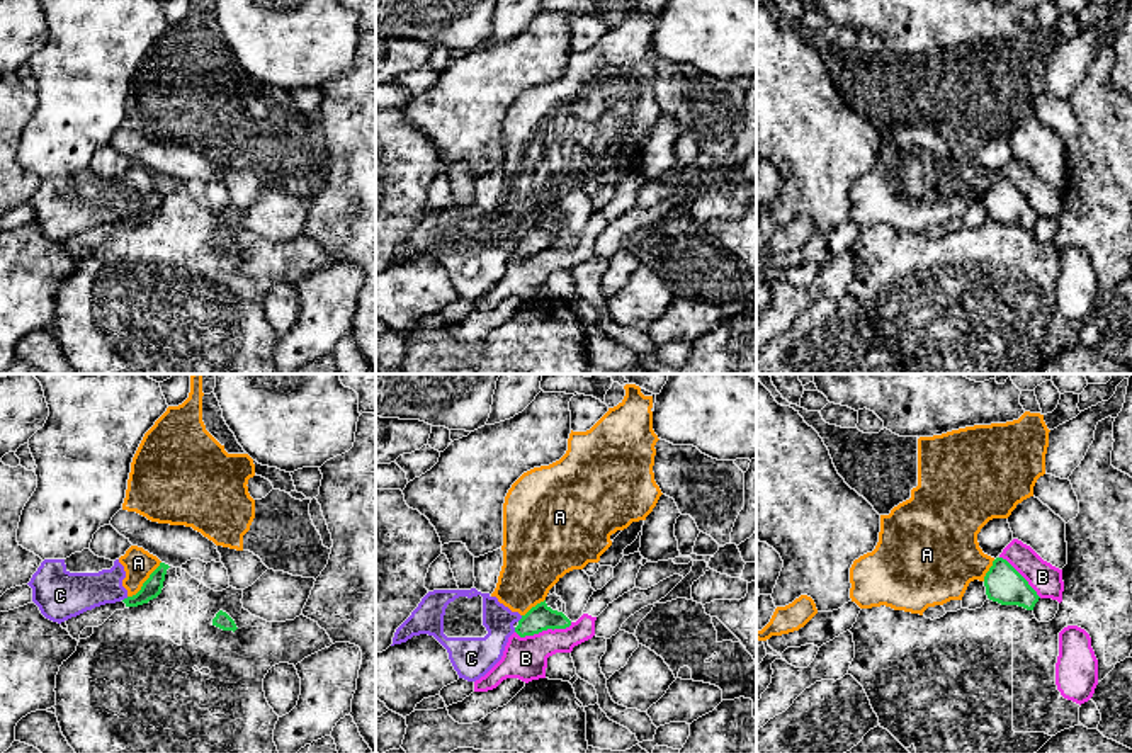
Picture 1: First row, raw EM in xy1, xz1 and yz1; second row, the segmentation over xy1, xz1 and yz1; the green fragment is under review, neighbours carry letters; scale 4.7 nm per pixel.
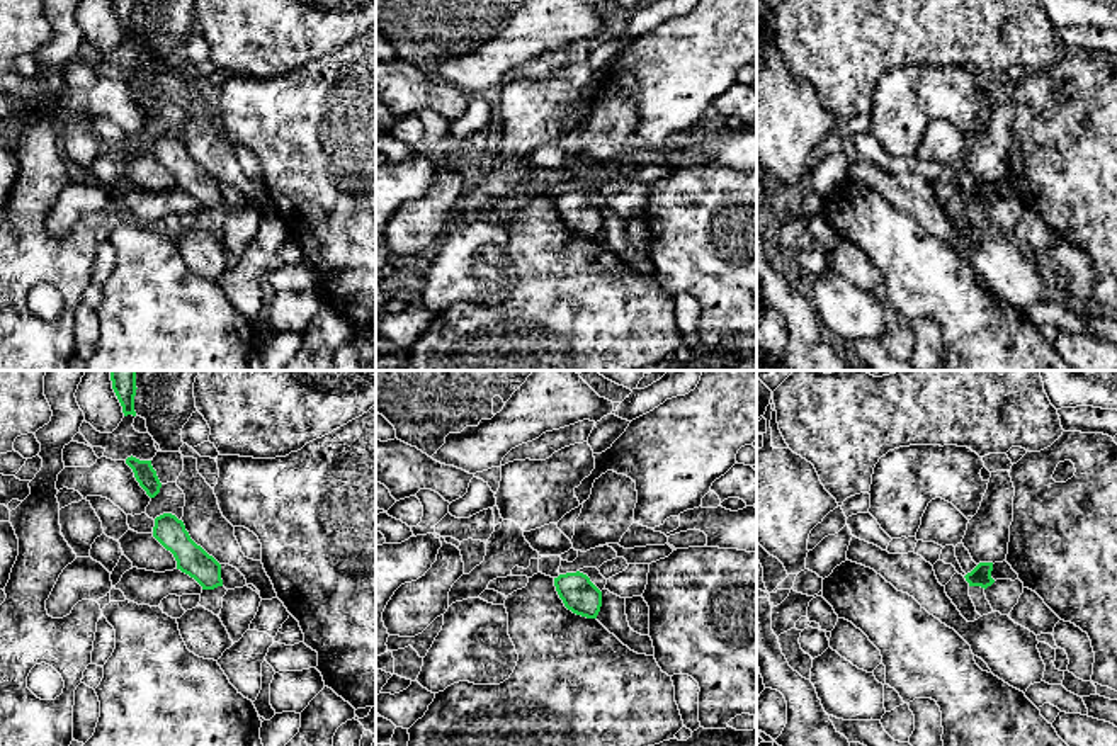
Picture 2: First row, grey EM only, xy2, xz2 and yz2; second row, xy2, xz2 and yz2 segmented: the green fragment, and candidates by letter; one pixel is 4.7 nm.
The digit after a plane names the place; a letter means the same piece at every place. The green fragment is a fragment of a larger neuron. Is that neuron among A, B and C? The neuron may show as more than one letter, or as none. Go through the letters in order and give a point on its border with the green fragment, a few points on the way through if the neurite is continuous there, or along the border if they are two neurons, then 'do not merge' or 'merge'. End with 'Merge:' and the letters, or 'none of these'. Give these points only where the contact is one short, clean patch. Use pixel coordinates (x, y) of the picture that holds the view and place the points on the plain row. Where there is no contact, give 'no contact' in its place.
A: meets green in xy1 at (145, 201); border along xy1 (160, 181), (143, 204), (128, 216); do not merge
B: meets green in xz1 at (543, 249); do not merge
C: meets green in xz1 at (520, 238); border along xz1 (522, 235), (517, 240); do not merge
Merge: none of these

